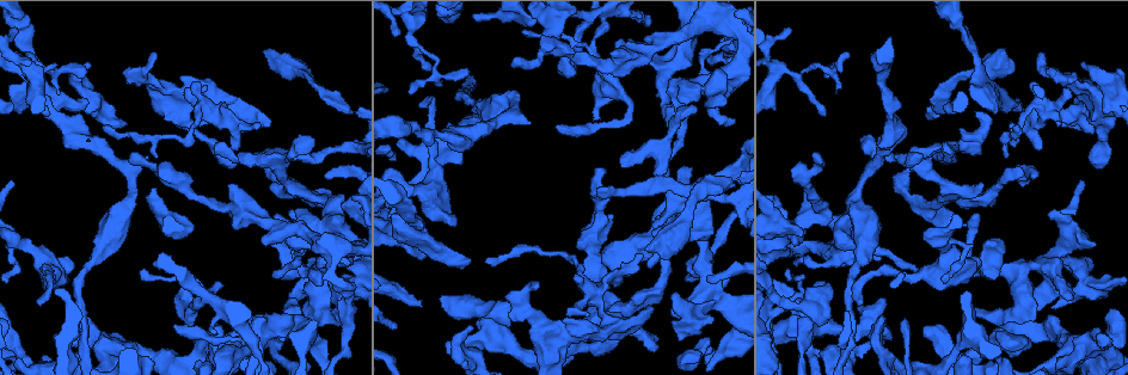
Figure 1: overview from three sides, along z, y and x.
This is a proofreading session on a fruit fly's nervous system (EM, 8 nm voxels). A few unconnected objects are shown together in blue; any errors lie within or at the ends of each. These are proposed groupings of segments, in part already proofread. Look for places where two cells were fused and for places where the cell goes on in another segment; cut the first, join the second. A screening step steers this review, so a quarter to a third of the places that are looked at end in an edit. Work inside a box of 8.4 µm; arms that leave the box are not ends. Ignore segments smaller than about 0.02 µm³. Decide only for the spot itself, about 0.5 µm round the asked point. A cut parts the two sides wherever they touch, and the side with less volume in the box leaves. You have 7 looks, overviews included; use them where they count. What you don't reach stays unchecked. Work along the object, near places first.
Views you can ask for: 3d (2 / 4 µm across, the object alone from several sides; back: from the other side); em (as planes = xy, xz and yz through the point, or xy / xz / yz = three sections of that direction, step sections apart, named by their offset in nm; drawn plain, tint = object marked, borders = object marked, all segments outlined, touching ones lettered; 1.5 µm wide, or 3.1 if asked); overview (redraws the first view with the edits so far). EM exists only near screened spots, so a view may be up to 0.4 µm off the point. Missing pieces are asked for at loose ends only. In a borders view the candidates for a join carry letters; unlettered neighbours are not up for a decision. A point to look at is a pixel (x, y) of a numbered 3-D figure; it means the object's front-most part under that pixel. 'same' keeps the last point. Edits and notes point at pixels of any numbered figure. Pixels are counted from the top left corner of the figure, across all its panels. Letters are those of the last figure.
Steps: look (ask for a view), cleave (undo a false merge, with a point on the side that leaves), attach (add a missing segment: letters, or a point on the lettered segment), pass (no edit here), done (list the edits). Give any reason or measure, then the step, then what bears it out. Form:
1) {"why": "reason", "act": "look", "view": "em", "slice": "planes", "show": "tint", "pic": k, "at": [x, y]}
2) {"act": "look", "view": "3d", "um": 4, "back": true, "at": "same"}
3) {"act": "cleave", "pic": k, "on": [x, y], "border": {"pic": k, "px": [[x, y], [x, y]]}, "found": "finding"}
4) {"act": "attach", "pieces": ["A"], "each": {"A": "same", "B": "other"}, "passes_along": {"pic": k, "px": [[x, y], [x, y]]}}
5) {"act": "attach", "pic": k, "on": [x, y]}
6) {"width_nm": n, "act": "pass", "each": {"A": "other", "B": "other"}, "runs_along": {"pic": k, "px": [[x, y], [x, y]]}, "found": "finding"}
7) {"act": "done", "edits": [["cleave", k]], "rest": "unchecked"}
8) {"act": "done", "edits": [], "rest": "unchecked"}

{"why": "tapers out", "act": "look", "view": "em", "slice": "xz", "step": 4, "show": "borders", "pic": 1, "at": [26, 54]}

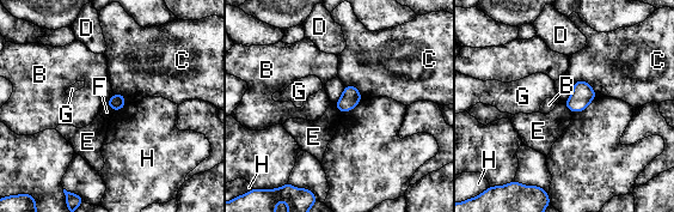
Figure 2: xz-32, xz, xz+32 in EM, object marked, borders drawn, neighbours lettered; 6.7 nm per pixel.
{"act": "pass", "each": {"B": "other", "C": "other", "D": "other", "E": "other", "F": "other", "G": "other", "H": "other"}, "border": {"pic": 2, "px": [[334, 103], [341, 113]]}, "found": "no lettered segment goes on from it"}

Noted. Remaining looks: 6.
{"why": "free end", "act": "look", "view": "3d", "um": 4, "pic": 1, "at": [530, 122]}

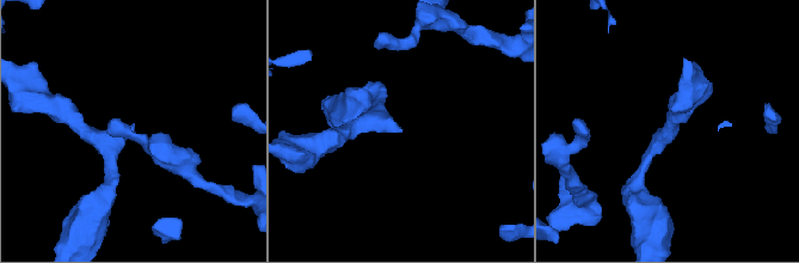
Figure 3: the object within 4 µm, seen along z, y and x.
{"act": "look", "view": "em", "slice": "planes", "show": "borders", "pic": 3, "at": [400, 130]}

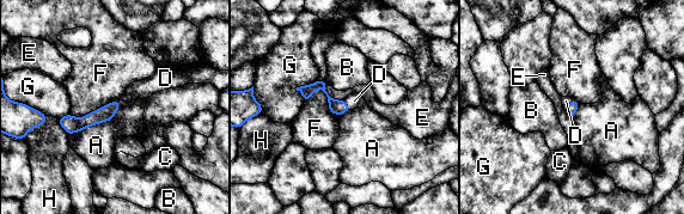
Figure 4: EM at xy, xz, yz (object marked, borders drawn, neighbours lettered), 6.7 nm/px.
{"act": "attach", "pieces": ["D"], "each": {"A": "other", "B": "other", "C": "other", "D": "same", "E": "other", "F": "other", "G": "other", "H": "other"}, "found": "the cell continues"}

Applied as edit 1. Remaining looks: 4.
{"why": "stops while still wide", "act": "look", "view": "em", "slice": "planes", "show": "plain", "pic": 1, "at": [645, 250]}

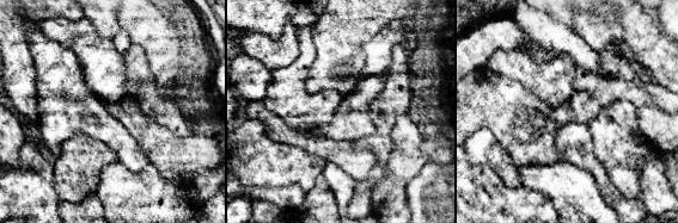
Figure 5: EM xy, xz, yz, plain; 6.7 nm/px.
{"why": "what lies round it", "act": "look", "view": "em", "slice": "planes", "show": "borders", "at": "same"}

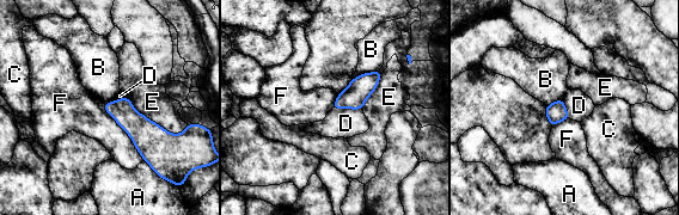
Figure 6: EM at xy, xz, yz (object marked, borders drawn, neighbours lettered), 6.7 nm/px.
{"act": "attach", "pieces": ["D"], "each": {"A": "other", "B": "other", "C": "other", "D": "same", "E": "other", "F": "other"}, "found": "it goes on there"}

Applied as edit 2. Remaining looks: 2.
{"act": "done", "edits": [["attach", 4], ["attach", 6]], "rest": "unchecked"}

